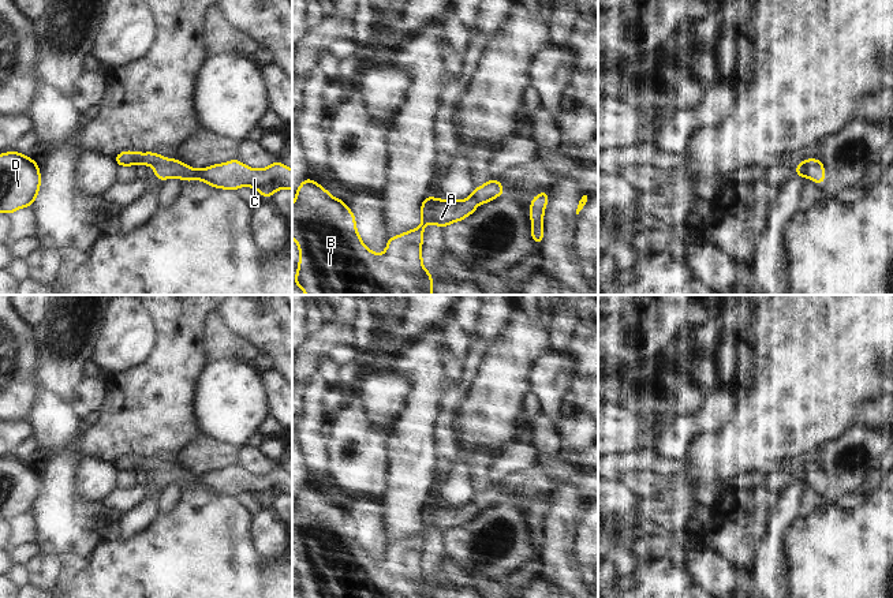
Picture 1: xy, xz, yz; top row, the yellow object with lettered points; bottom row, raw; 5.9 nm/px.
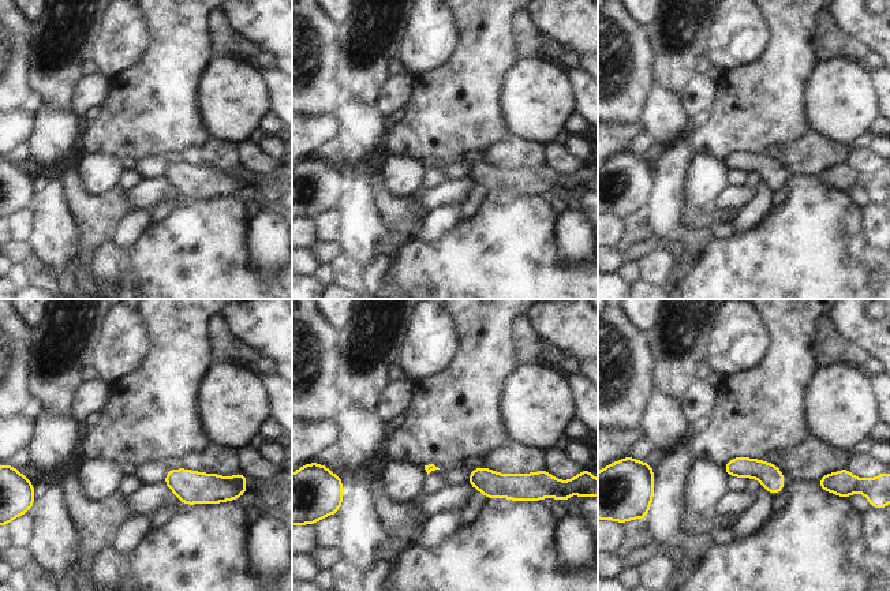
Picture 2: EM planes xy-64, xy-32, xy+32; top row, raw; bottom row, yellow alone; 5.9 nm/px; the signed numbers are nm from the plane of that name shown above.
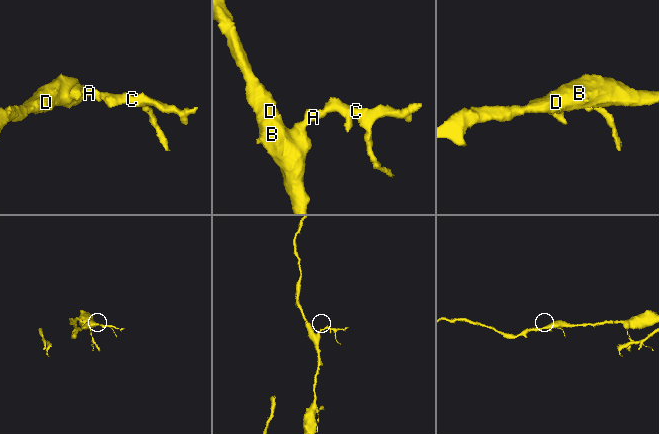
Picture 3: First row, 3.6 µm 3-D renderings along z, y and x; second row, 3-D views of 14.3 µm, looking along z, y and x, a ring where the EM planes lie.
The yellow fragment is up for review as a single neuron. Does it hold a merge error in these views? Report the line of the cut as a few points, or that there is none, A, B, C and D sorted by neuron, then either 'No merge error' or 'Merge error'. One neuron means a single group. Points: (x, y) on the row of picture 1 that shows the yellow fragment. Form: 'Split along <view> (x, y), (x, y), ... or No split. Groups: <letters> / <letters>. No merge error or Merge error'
No split. Groups: A B C D. No merge error.

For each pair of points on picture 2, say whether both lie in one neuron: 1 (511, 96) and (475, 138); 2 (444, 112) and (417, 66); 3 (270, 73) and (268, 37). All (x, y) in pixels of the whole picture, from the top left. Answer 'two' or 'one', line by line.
1: two
2: two
3: two

